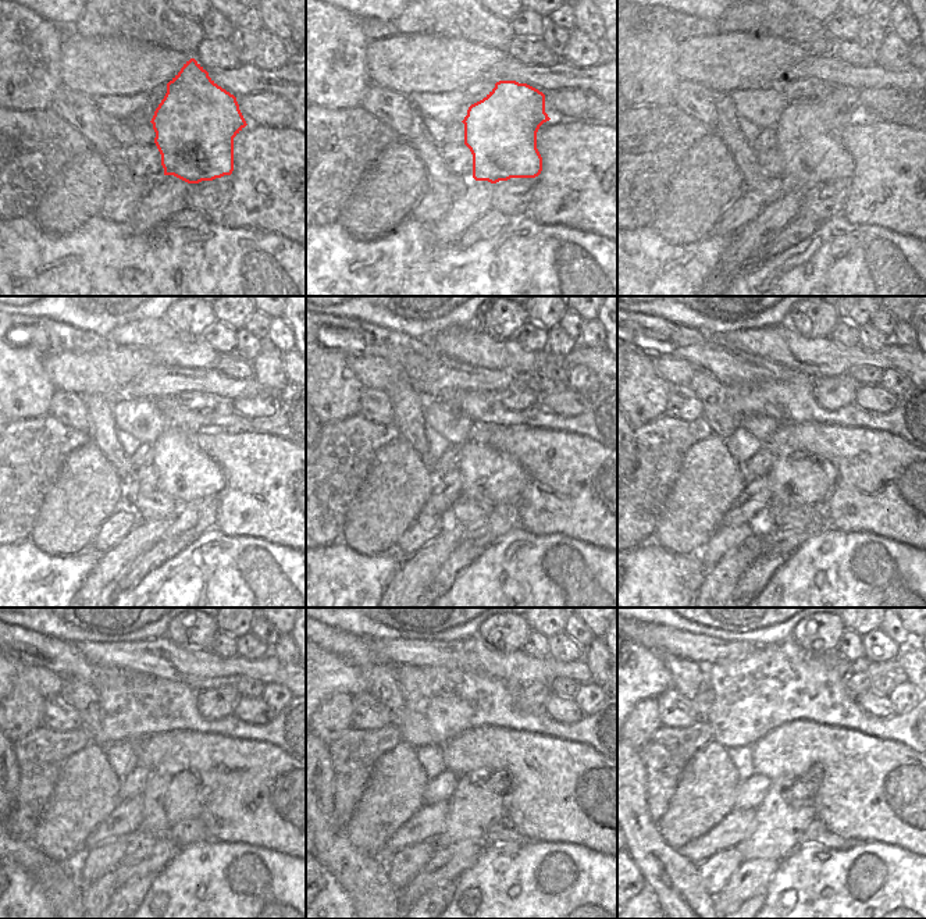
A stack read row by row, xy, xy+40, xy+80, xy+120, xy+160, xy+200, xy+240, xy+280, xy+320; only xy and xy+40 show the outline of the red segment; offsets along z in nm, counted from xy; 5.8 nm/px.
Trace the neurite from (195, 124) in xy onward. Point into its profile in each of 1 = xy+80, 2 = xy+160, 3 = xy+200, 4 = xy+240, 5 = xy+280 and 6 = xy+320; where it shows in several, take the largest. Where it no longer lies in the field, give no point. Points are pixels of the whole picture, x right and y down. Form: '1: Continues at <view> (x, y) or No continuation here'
1: Continues at xy+80 (807, 138)
2: Continues at xy+160 (491, 477)
3: Continues at xy+200 (800, 480)
4: Continues at xy+240 (167, 798)
5: Continues at xy+280 (472, 808)
6: Continues at xy+320 (779, 826).

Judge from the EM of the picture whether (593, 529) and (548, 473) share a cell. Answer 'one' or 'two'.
one

